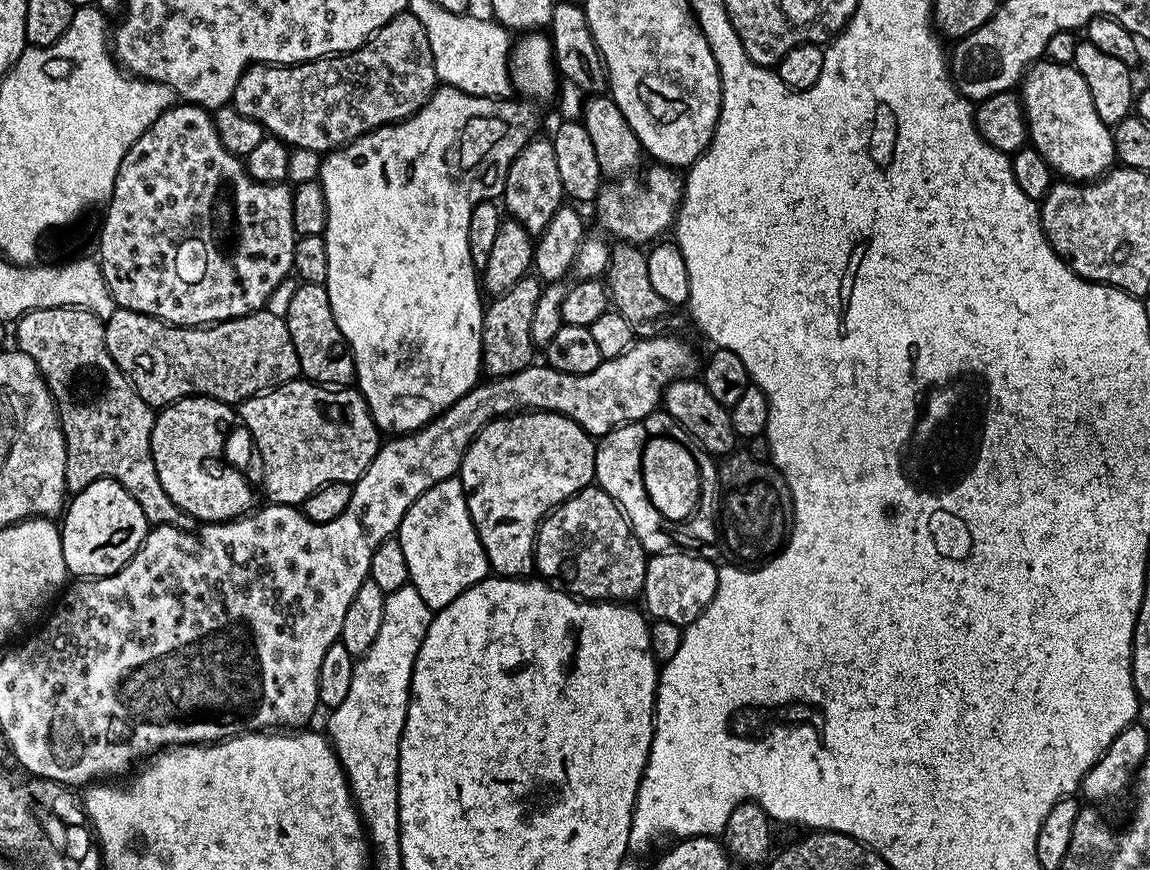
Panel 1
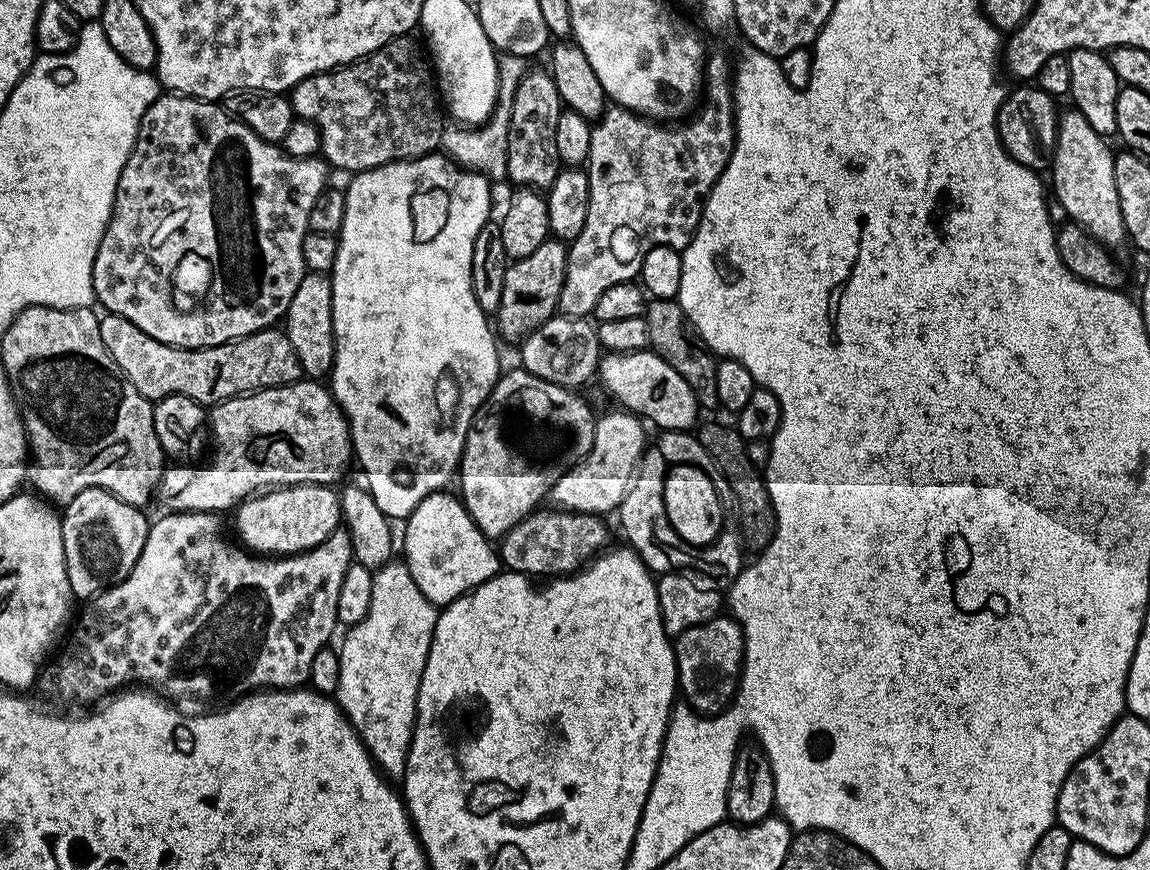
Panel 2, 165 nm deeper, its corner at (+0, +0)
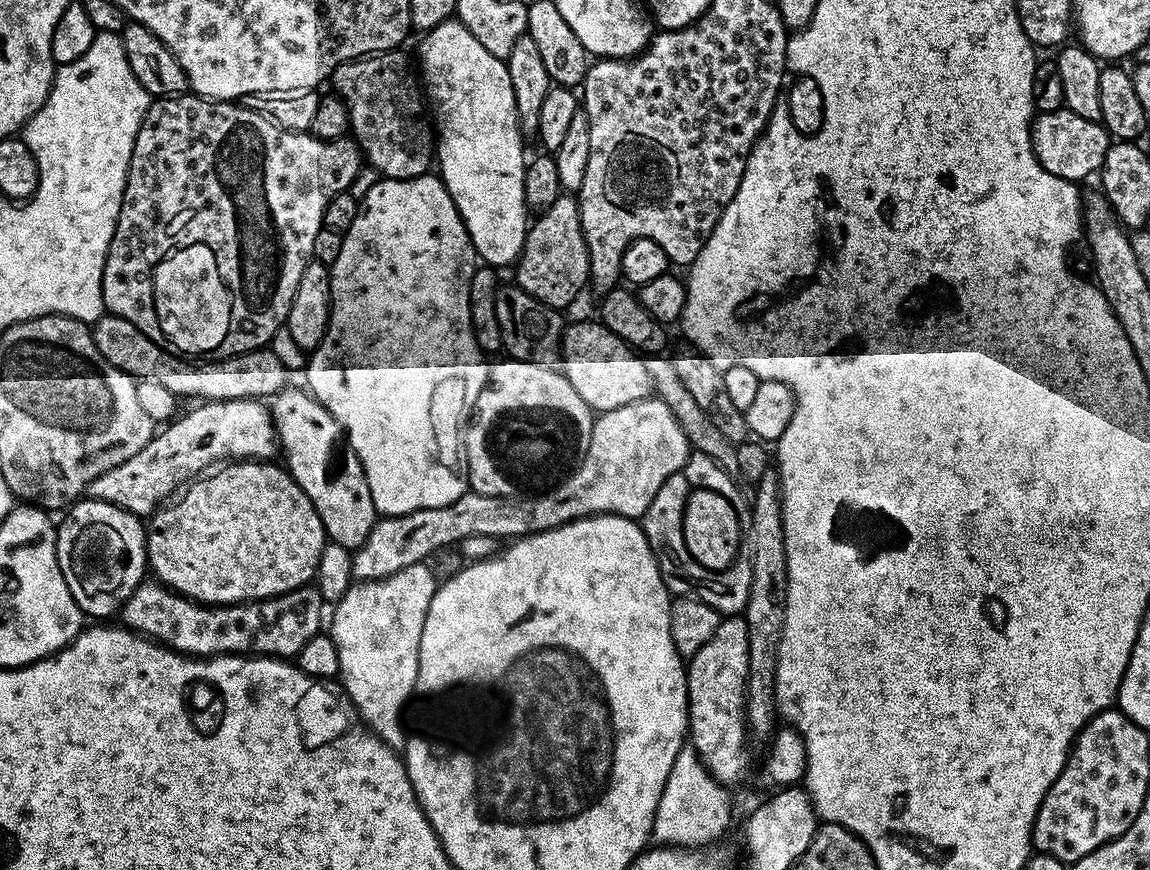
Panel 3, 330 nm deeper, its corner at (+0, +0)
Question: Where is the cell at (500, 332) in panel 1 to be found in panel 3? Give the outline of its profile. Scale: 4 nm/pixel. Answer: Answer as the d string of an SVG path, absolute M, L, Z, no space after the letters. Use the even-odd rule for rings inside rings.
M562 194L531 221L524 235L524 249L514 265L514 284L550 308L567 310L590 284L590 258L582 234L580 202L575 195Z

